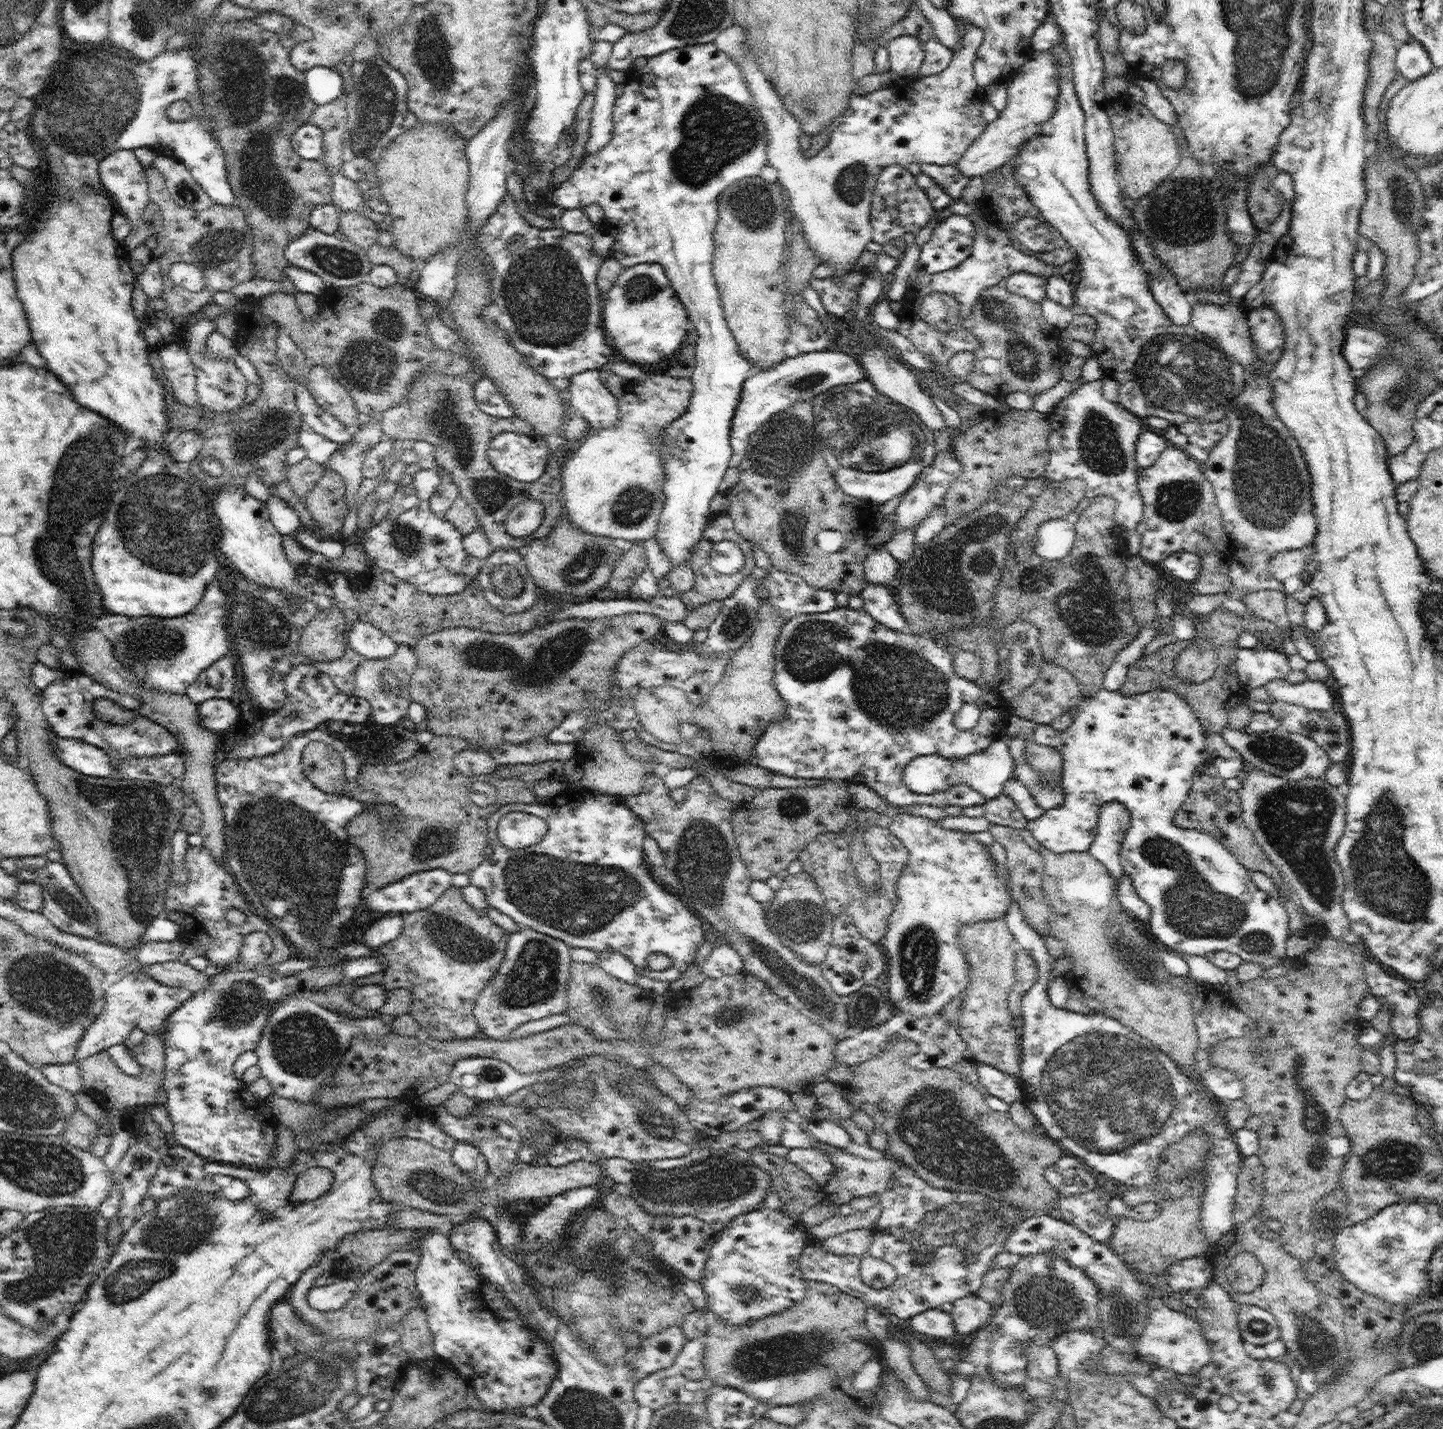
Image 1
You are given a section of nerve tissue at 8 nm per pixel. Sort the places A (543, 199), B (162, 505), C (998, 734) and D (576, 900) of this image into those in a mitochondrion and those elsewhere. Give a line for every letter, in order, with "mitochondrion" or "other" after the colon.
A: other
B: mitochondrion
C: other
D: mitochondrion

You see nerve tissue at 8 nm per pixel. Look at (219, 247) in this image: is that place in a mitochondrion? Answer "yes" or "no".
yes

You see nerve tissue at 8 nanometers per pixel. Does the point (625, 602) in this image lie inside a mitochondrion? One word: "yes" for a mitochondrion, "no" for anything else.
no

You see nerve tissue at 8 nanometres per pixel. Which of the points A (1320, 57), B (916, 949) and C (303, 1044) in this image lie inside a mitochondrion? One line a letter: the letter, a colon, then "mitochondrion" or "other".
A: mitochondrion
B: mitochondrion
C: mitochondrion

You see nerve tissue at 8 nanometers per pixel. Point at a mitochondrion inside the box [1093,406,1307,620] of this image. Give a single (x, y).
(1175, 502)

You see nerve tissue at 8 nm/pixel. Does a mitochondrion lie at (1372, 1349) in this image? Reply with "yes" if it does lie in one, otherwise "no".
yes

